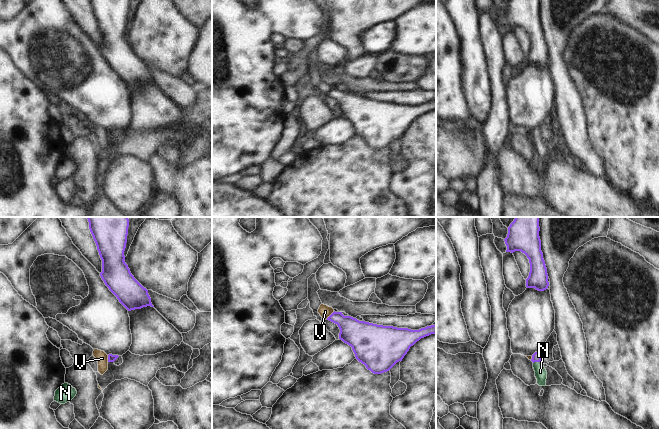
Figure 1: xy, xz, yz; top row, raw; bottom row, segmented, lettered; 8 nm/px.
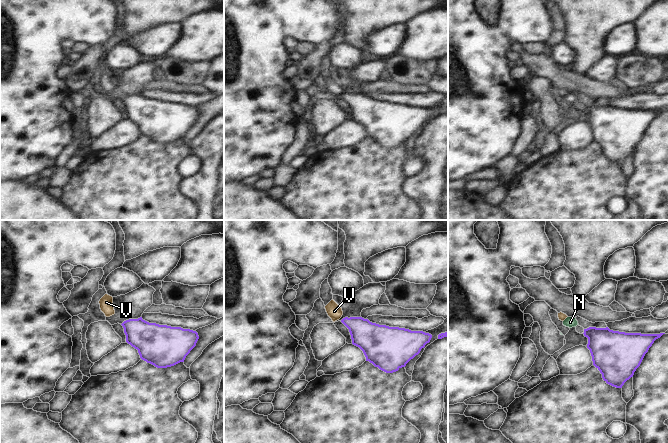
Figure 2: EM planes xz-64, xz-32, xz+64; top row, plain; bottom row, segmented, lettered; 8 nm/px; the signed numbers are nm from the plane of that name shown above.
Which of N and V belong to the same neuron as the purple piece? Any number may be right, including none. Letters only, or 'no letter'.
N

